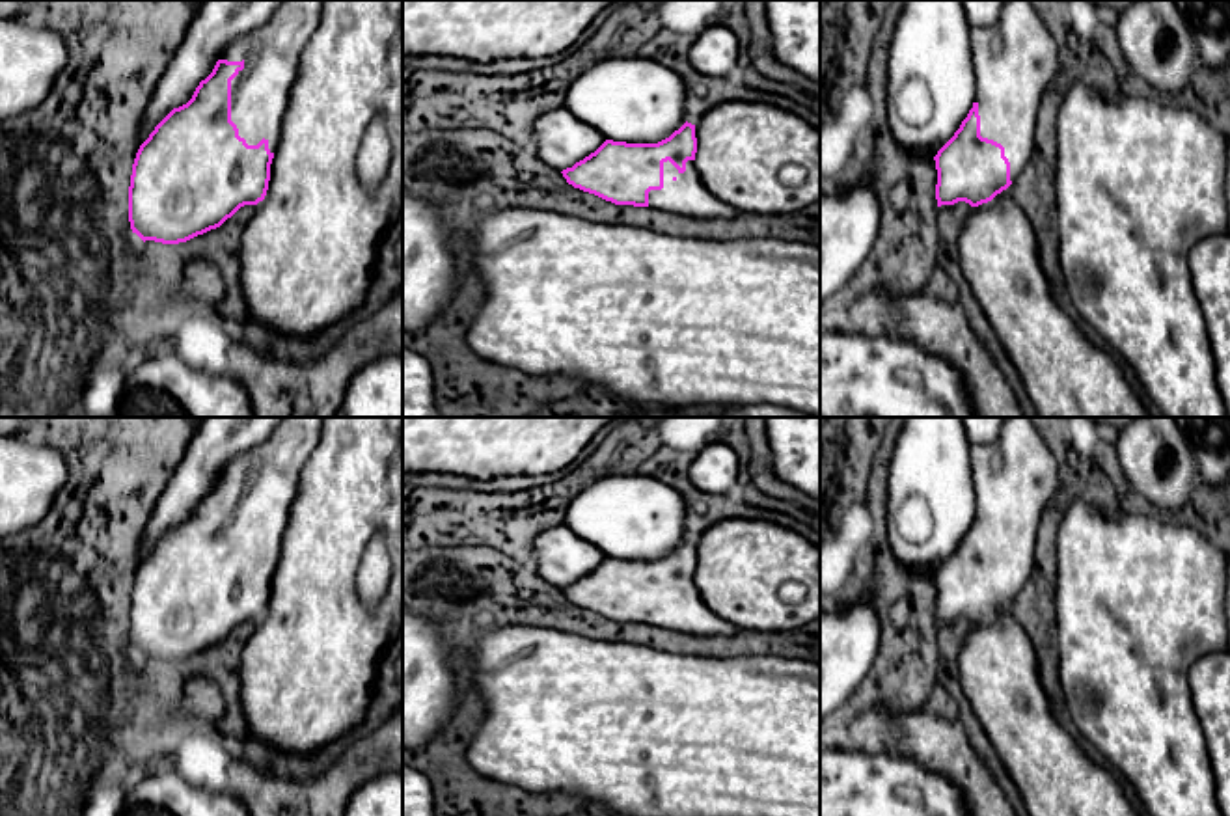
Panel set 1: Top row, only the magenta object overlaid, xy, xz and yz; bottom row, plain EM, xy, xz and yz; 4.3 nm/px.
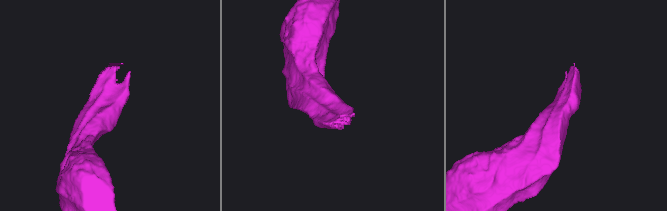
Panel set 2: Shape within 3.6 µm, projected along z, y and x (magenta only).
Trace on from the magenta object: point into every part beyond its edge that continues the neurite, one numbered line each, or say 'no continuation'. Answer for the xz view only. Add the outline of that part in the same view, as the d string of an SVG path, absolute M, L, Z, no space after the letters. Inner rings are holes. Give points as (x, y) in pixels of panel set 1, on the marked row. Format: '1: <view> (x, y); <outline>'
1: xz (686, 196); M669 160L663 162L663 188L649 192L649 209L660 209L662 212L691 216L697 220L732 220L740 214L734 207L723 203L706 190L693 160L686 162L684 173Z

